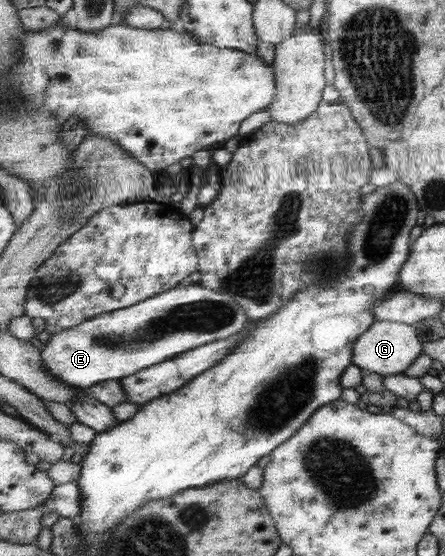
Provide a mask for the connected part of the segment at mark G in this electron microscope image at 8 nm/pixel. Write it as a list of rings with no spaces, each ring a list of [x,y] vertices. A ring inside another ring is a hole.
[[[377,320],[369,330],[361,335],[358,343],[355,343],[354,363],[366,372],[378,375],[403,375],[423,353],[424,343],[419,339],[415,326],[401,322]]]

